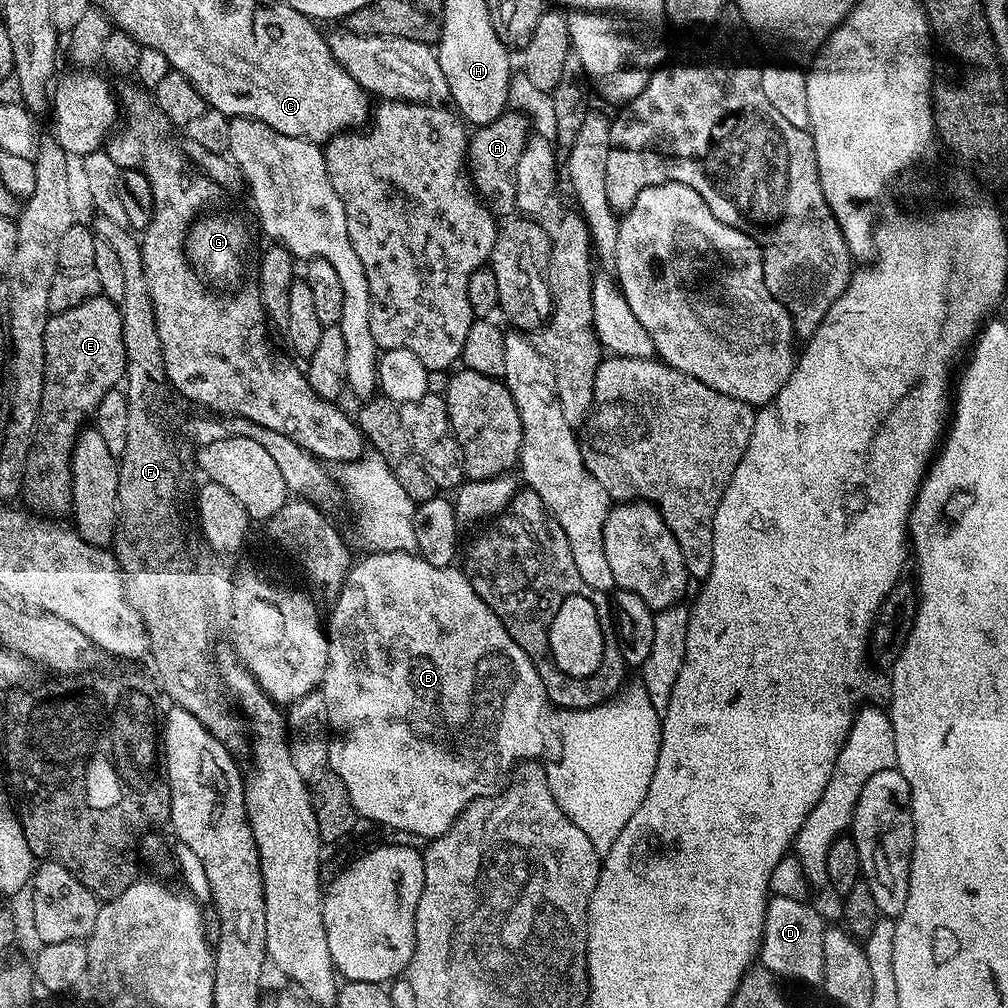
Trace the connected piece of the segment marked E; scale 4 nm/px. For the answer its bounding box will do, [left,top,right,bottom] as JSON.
[22,294,128,518]

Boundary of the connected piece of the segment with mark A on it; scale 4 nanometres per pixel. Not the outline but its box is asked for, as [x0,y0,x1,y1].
[466,110,530,218]

